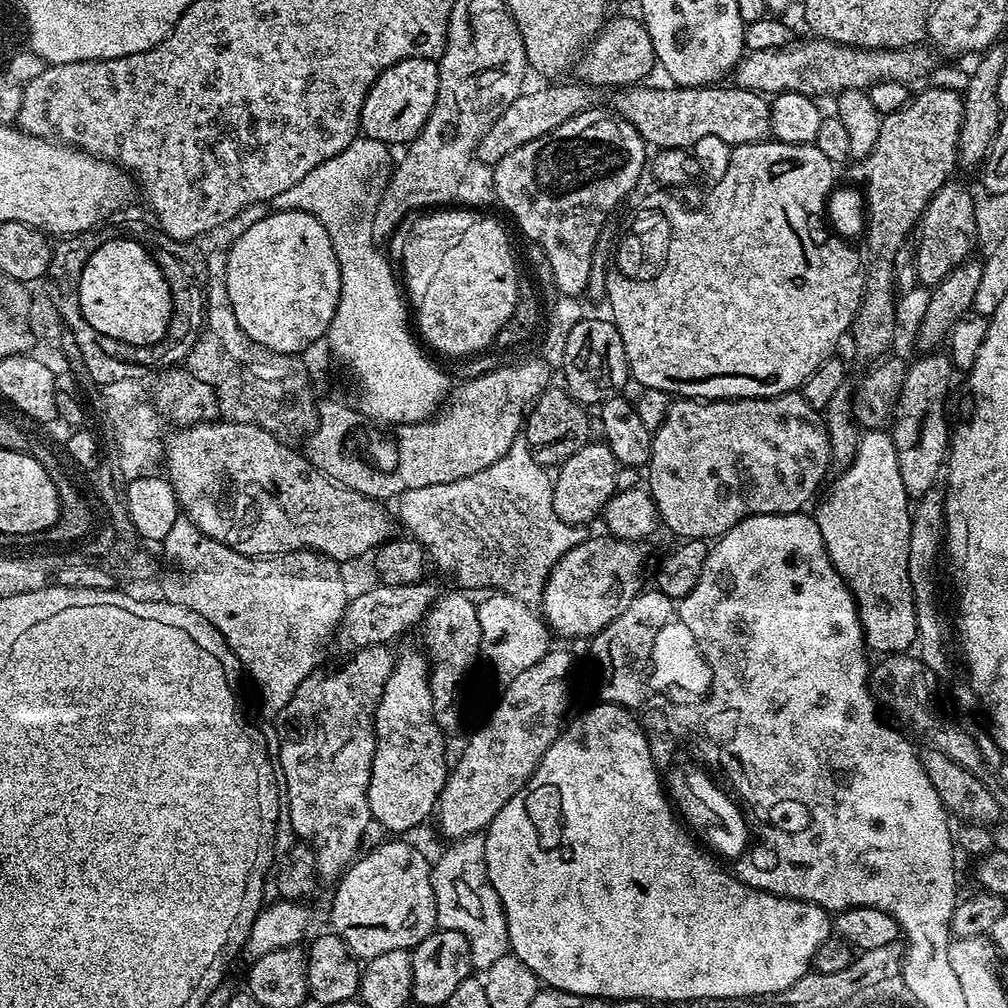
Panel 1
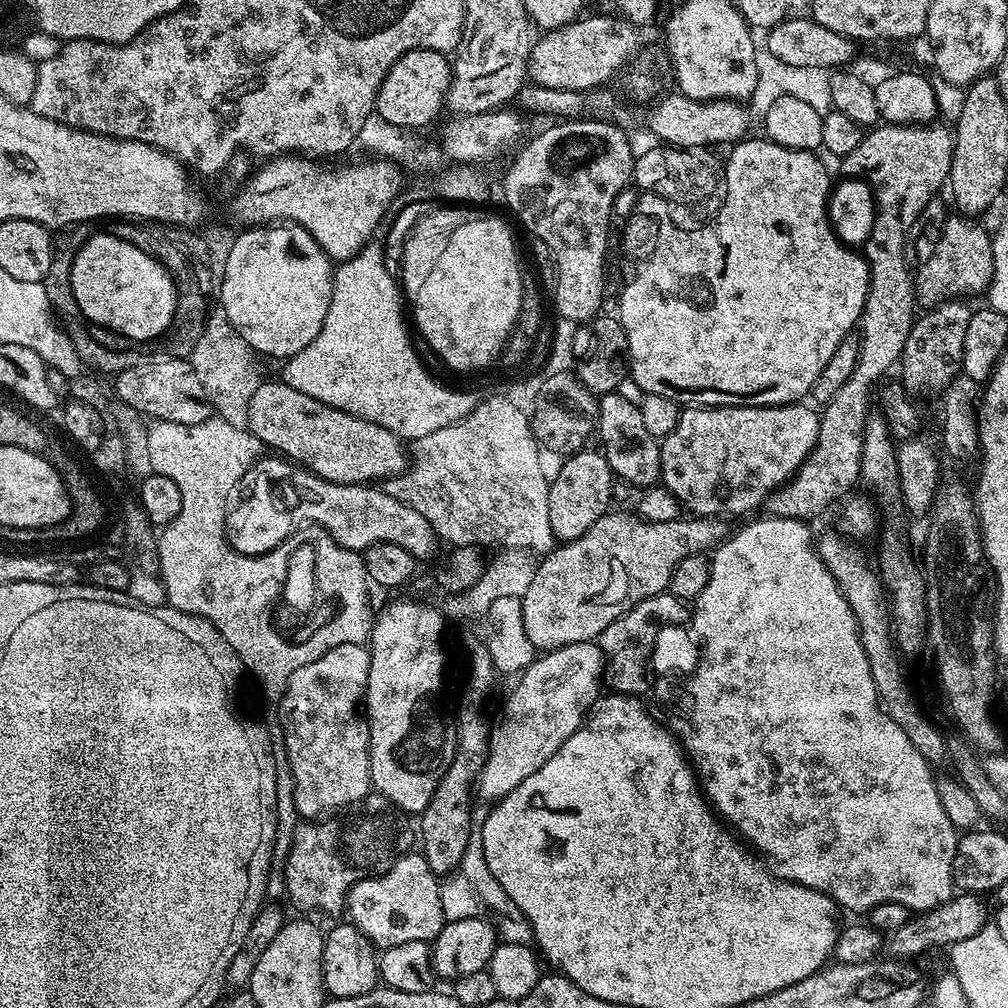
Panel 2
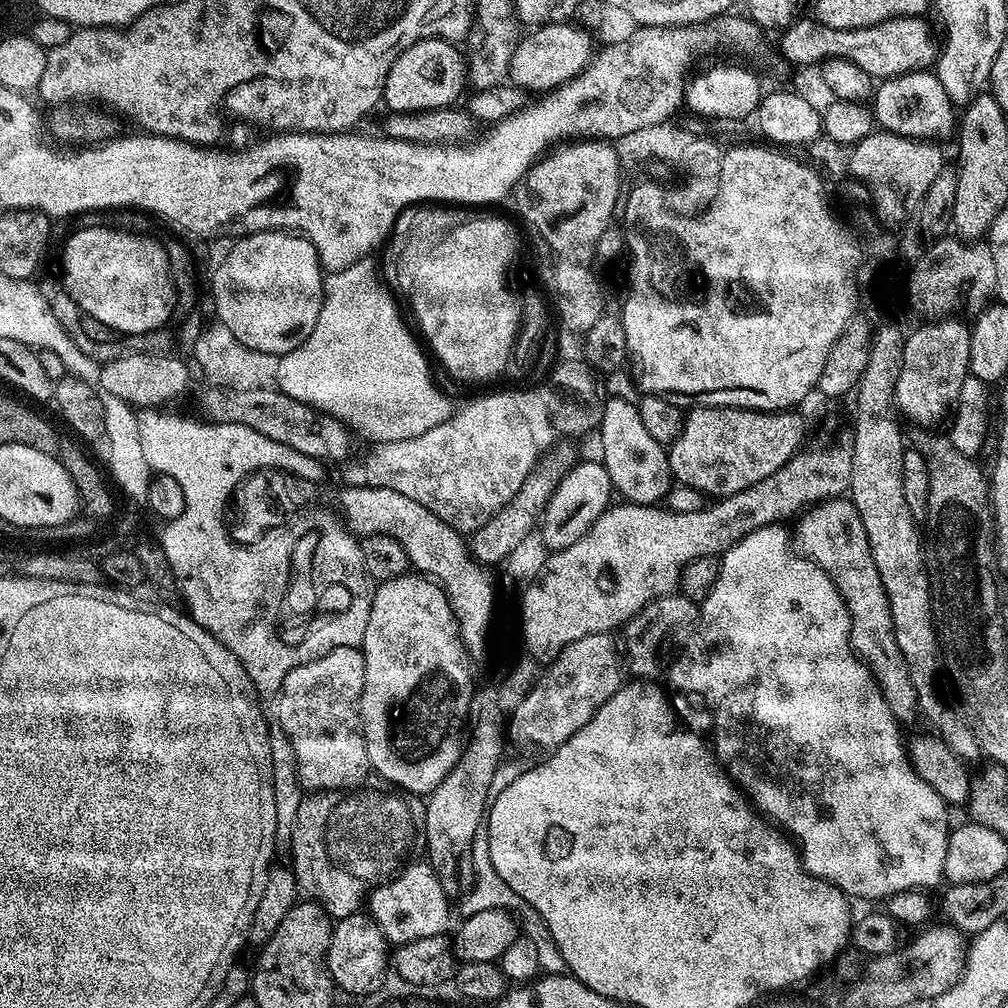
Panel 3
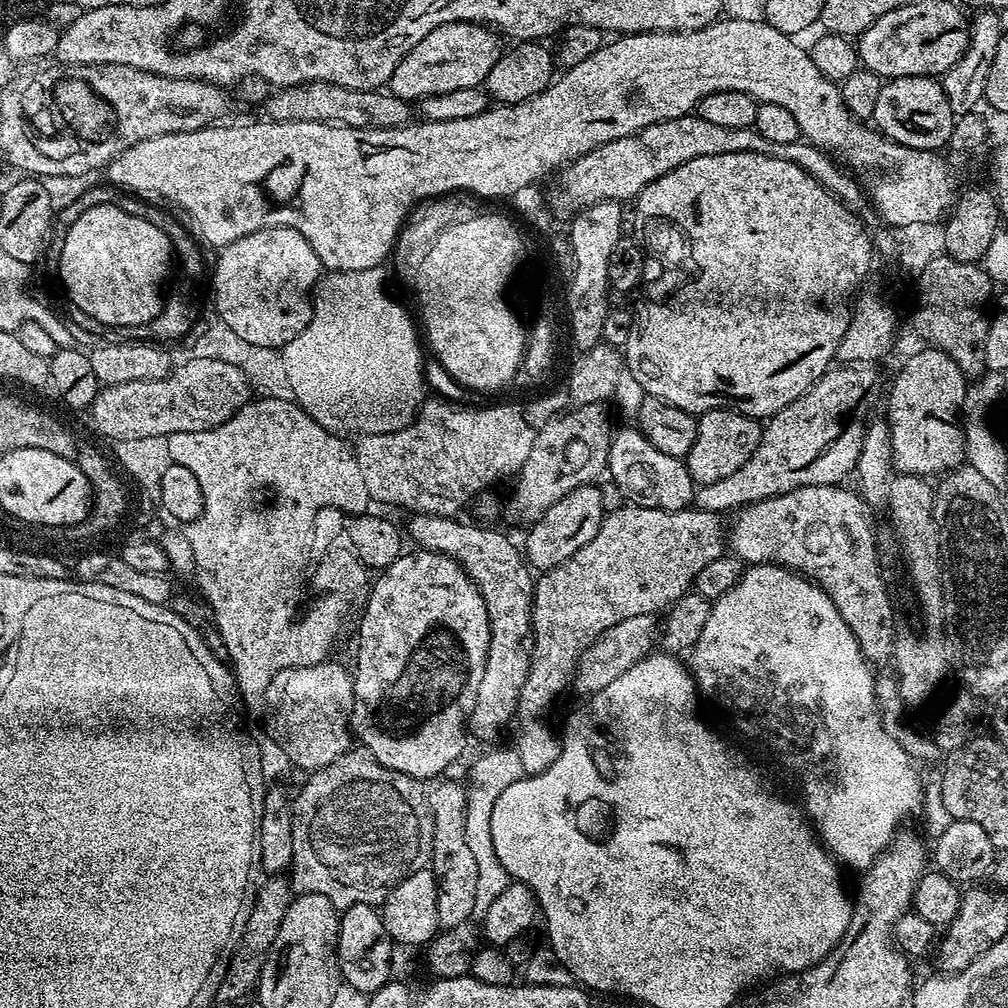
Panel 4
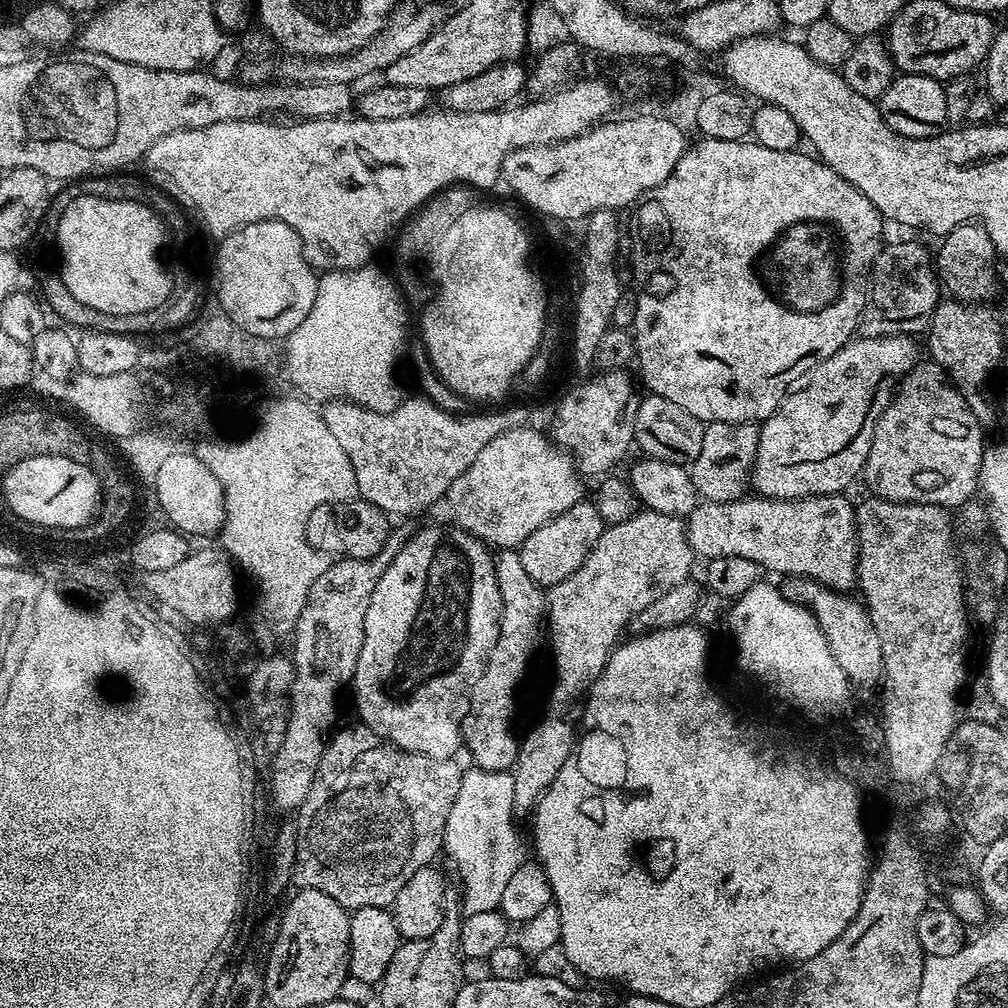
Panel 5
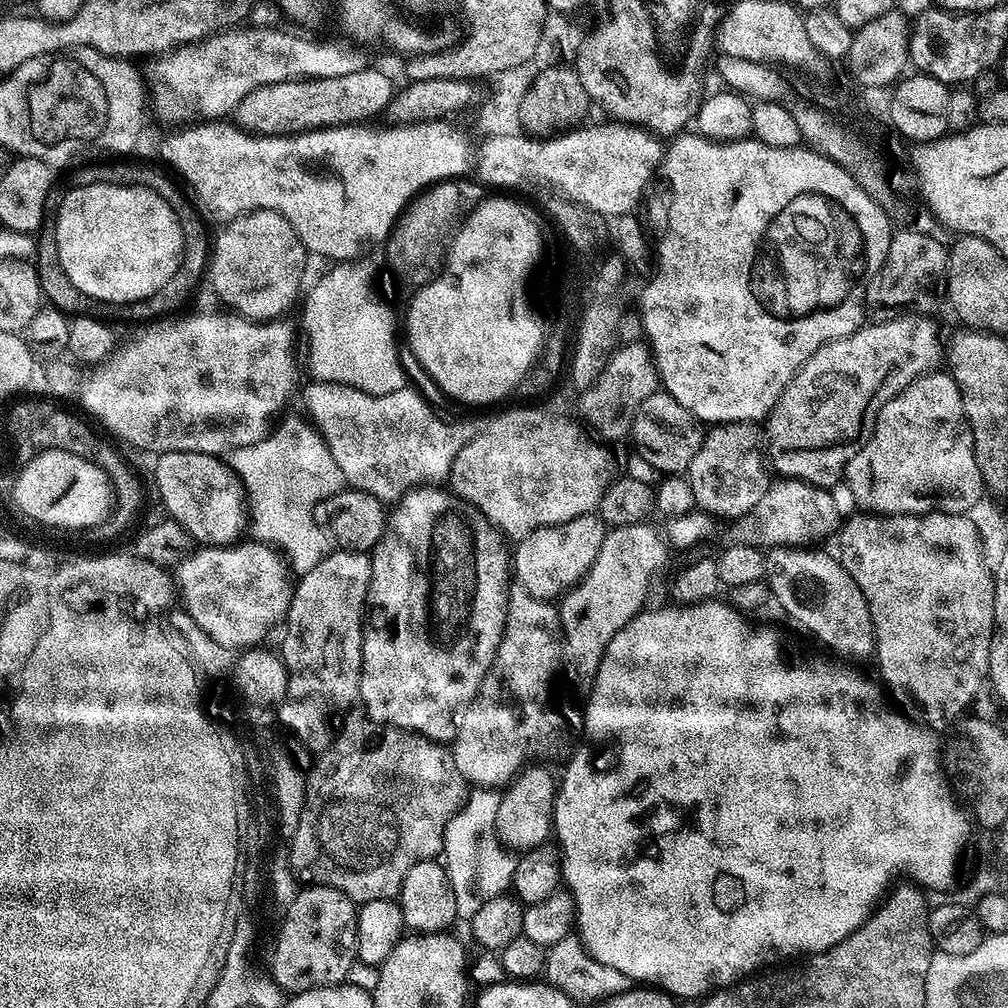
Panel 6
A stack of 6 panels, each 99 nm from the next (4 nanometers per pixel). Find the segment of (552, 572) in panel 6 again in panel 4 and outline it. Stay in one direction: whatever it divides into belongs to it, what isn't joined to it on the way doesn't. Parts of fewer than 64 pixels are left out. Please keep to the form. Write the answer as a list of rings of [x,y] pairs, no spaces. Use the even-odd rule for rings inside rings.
[[[596,484],[578,486],[578,490],[570,490],[566,498],[558,498],[558,502],[554,502],[554,506],[550,506],[546,514],[542,514],[542,518],[538,518],[536,523],[527,529],[528,537],[525,538],[524,544],[522,540],[522,551],[529,565],[536,570],[562,566],[562,562],[578,554],[578,550],[582,550],[582,546],[586,546],[586,542],[590,542],[590,538],[598,534],[605,515],[602,494]]]

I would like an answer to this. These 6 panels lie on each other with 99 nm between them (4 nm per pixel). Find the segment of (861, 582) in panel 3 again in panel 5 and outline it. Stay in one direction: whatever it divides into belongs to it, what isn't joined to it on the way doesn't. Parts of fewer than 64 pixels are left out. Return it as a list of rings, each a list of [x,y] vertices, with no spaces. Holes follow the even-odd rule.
[[[752,494],[752,497],[749,495],[747,498],[741,498],[738,500],[731,500],[730,502],[700,502],[697,503],[696,508],[687,516],[686,519],[686,531],[688,534],[688,541],[690,542],[690,546],[692,547],[693,553],[697,557],[704,556],[703,559],[705,561],[713,560],[714,558],[718,558],[719,556],[737,556],[738,558],[750,558],[750,562],[754,562],[759,568],[762,570],[767,570],[768,568],[772,572],[781,572],[784,575],[784,578],[803,578],[805,580],[816,580],[820,584],[824,584],[826,587],[835,590],[837,593],[847,593],[849,589],[848,587],[853,587],[856,584],[856,510],[853,504],[853,501],[848,501],[849,498],[844,494],[837,494],[834,496],[805,496],[803,500],[769,500],[767,496],[761,496],[759,494]]]

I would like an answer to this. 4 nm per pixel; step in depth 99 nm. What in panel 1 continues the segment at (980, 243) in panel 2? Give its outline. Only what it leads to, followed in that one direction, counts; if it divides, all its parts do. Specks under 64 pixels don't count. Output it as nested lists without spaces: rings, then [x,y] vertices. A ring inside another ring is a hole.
[[[956,183],[943,184],[920,217],[918,232],[924,237],[921,238],[920,245],[918,243],[915,245],[914,251],[918,278],[920,284],[924,286],[926,284],[934,286],[939,280],[946,278],[950,270],[954,270],[954,266],[958,266],[973,255],[976,200],[966,185]]]

